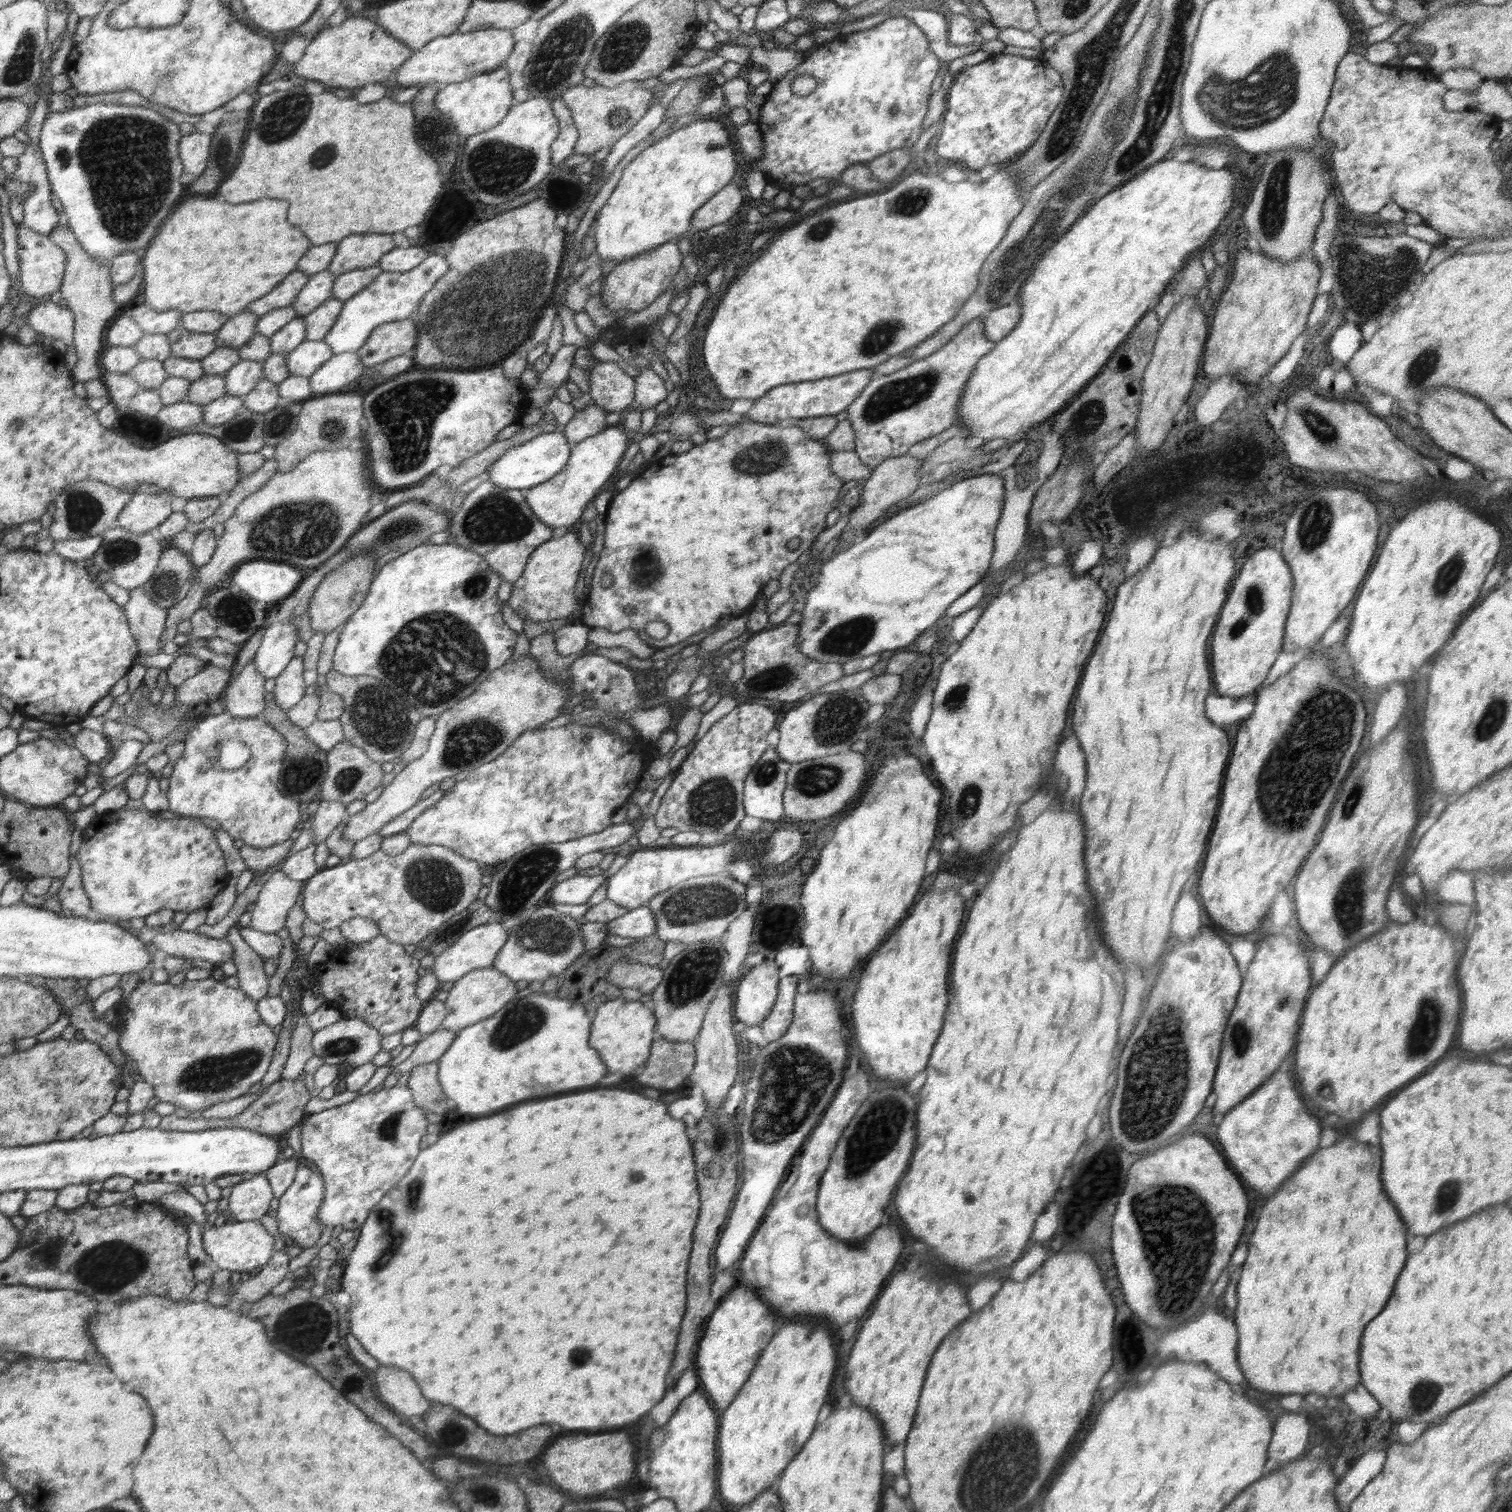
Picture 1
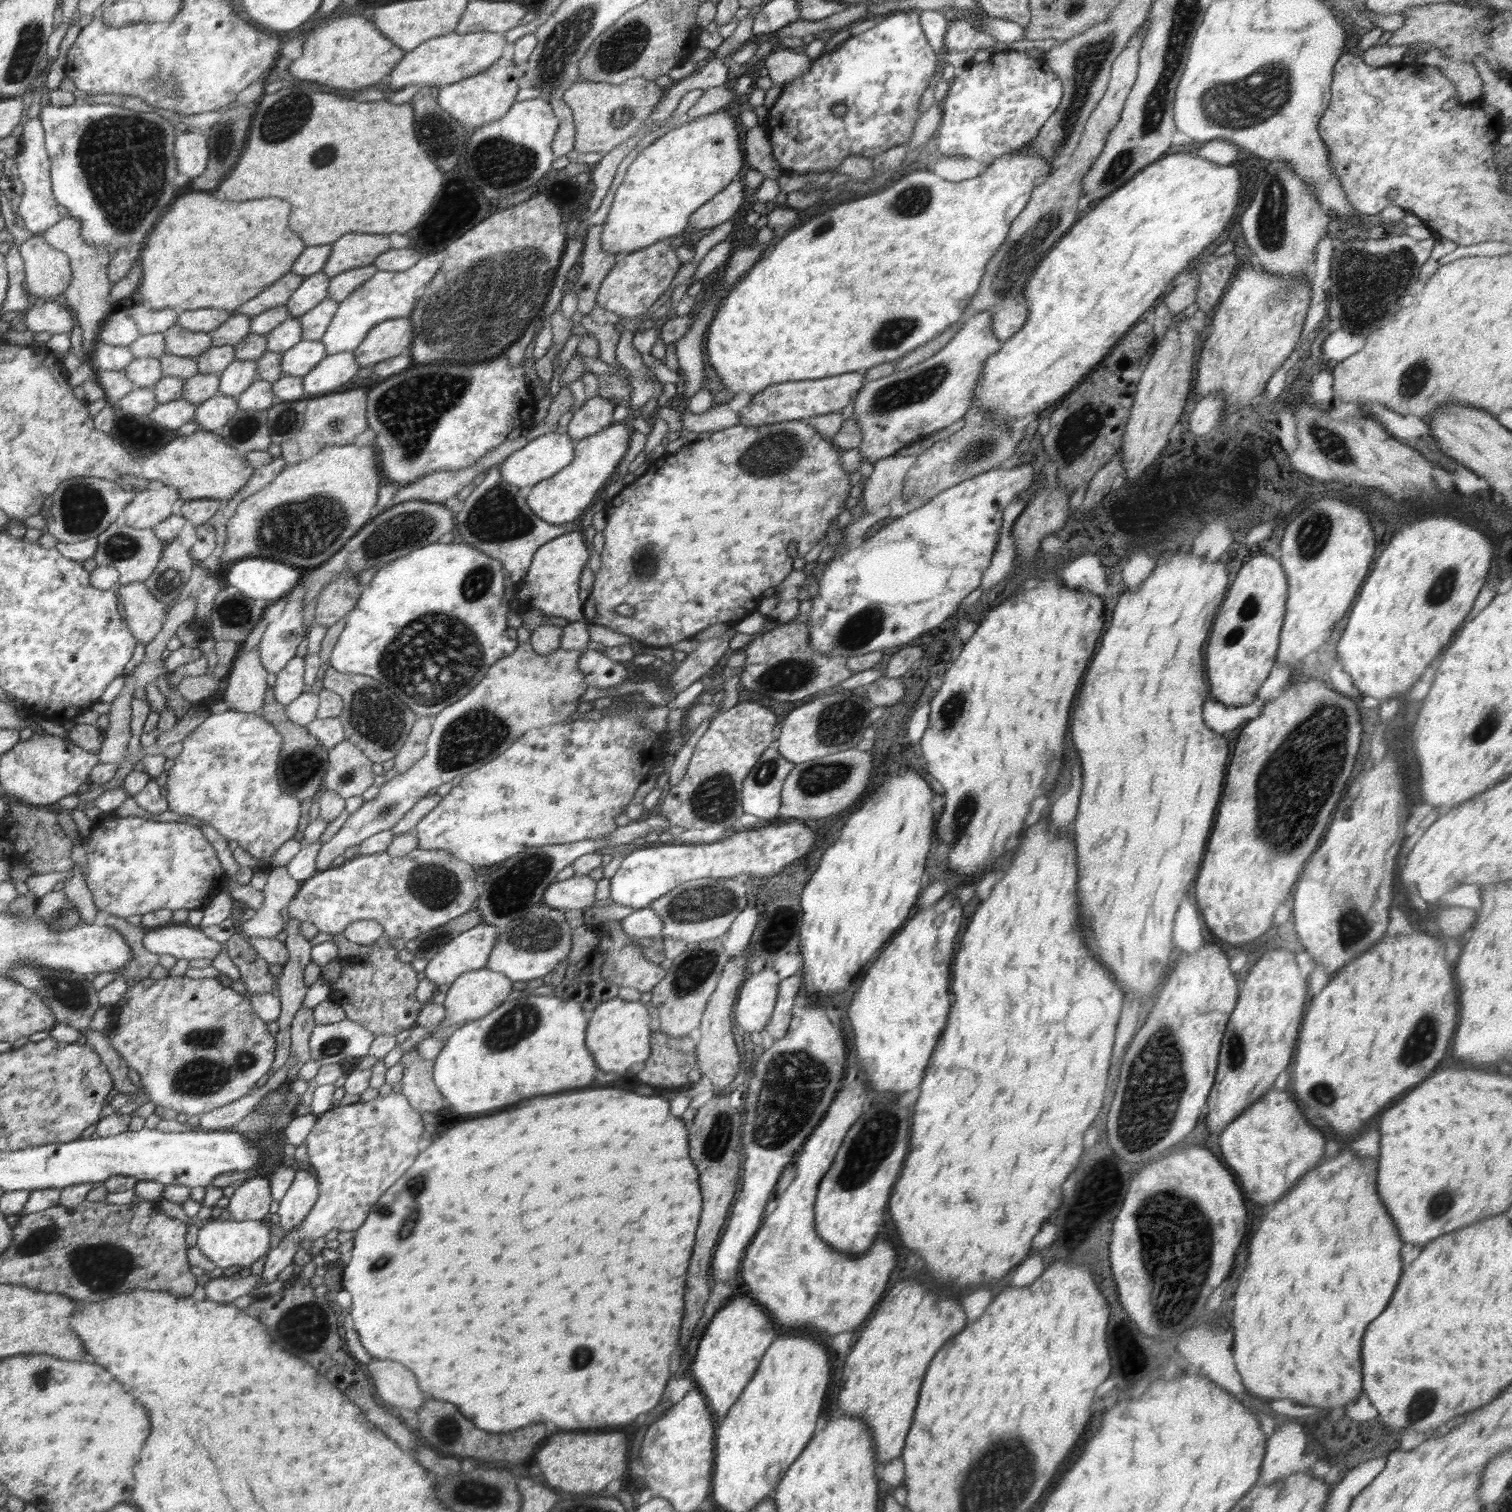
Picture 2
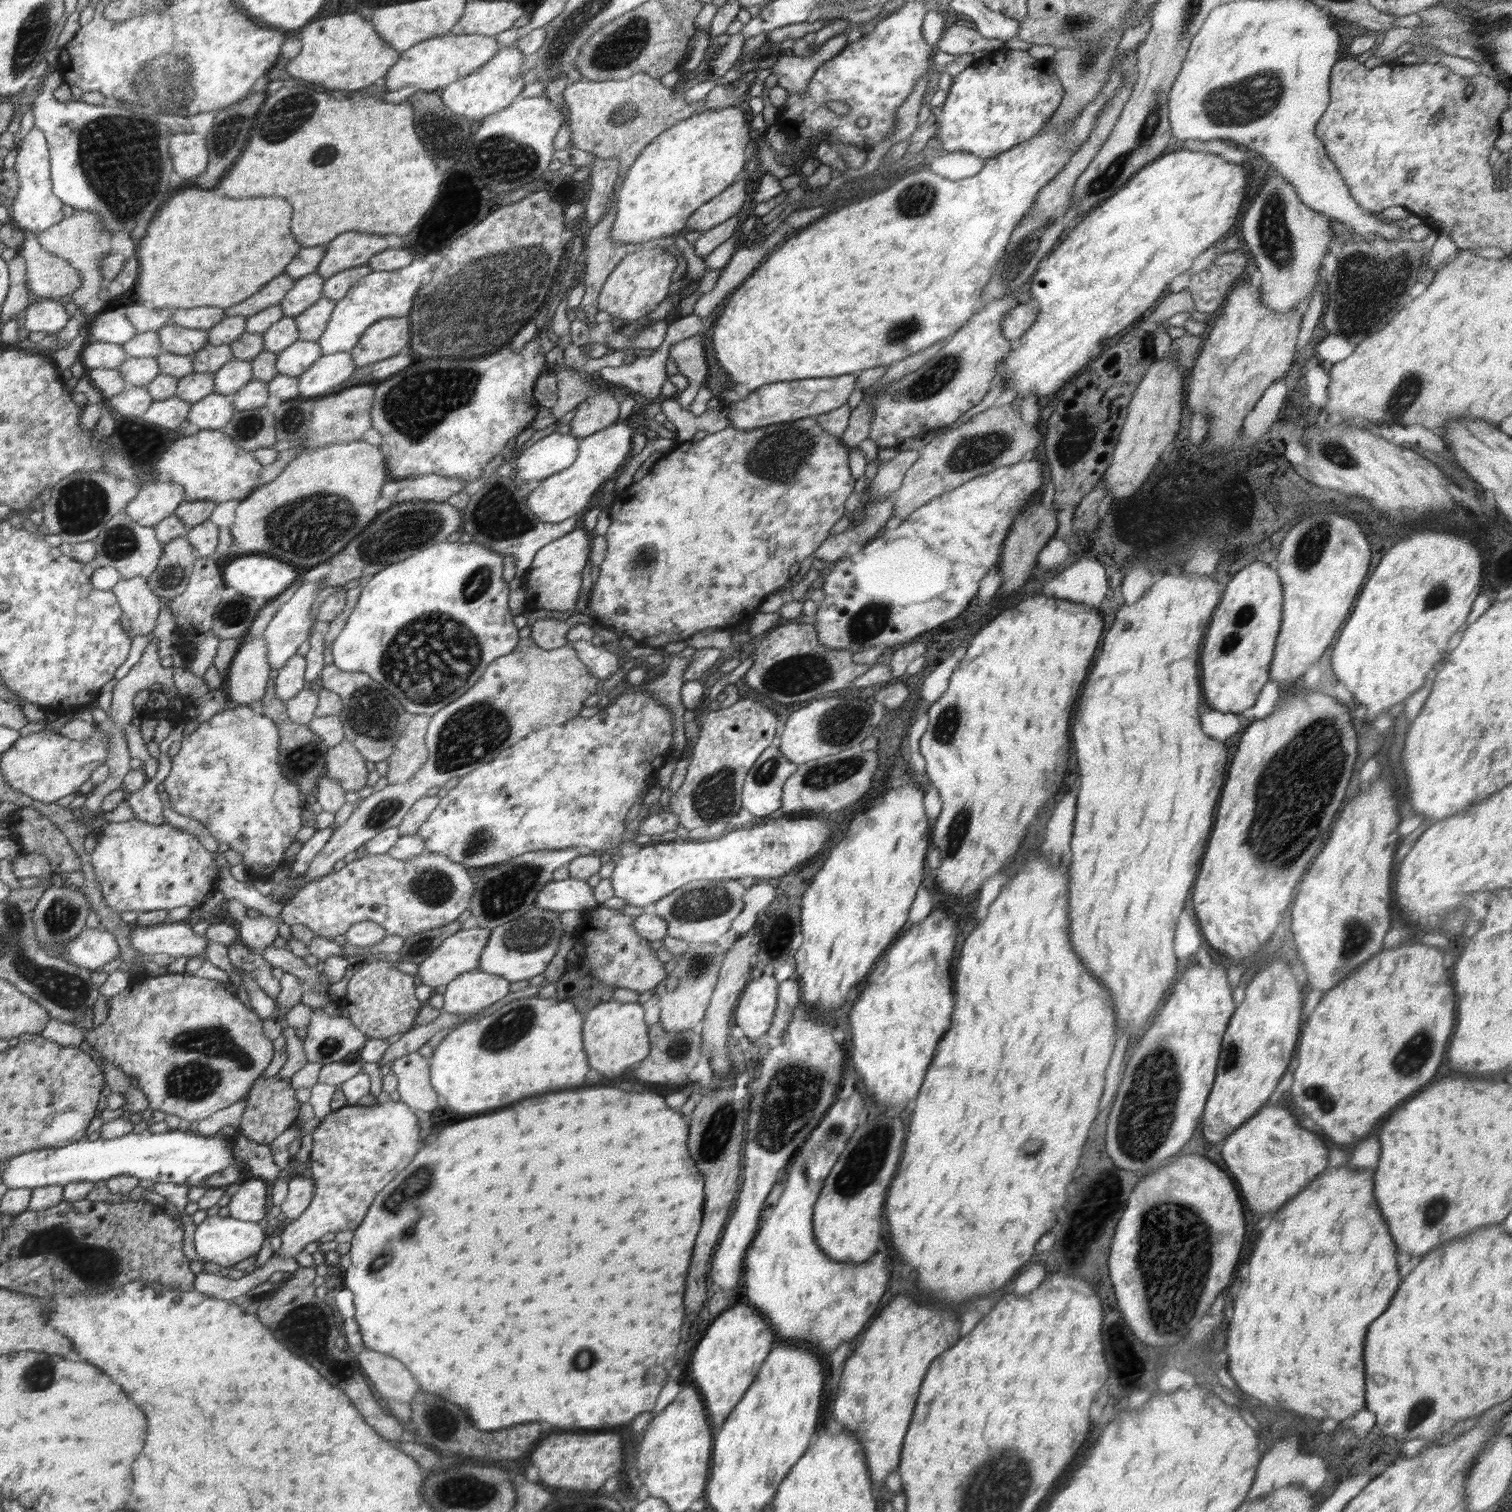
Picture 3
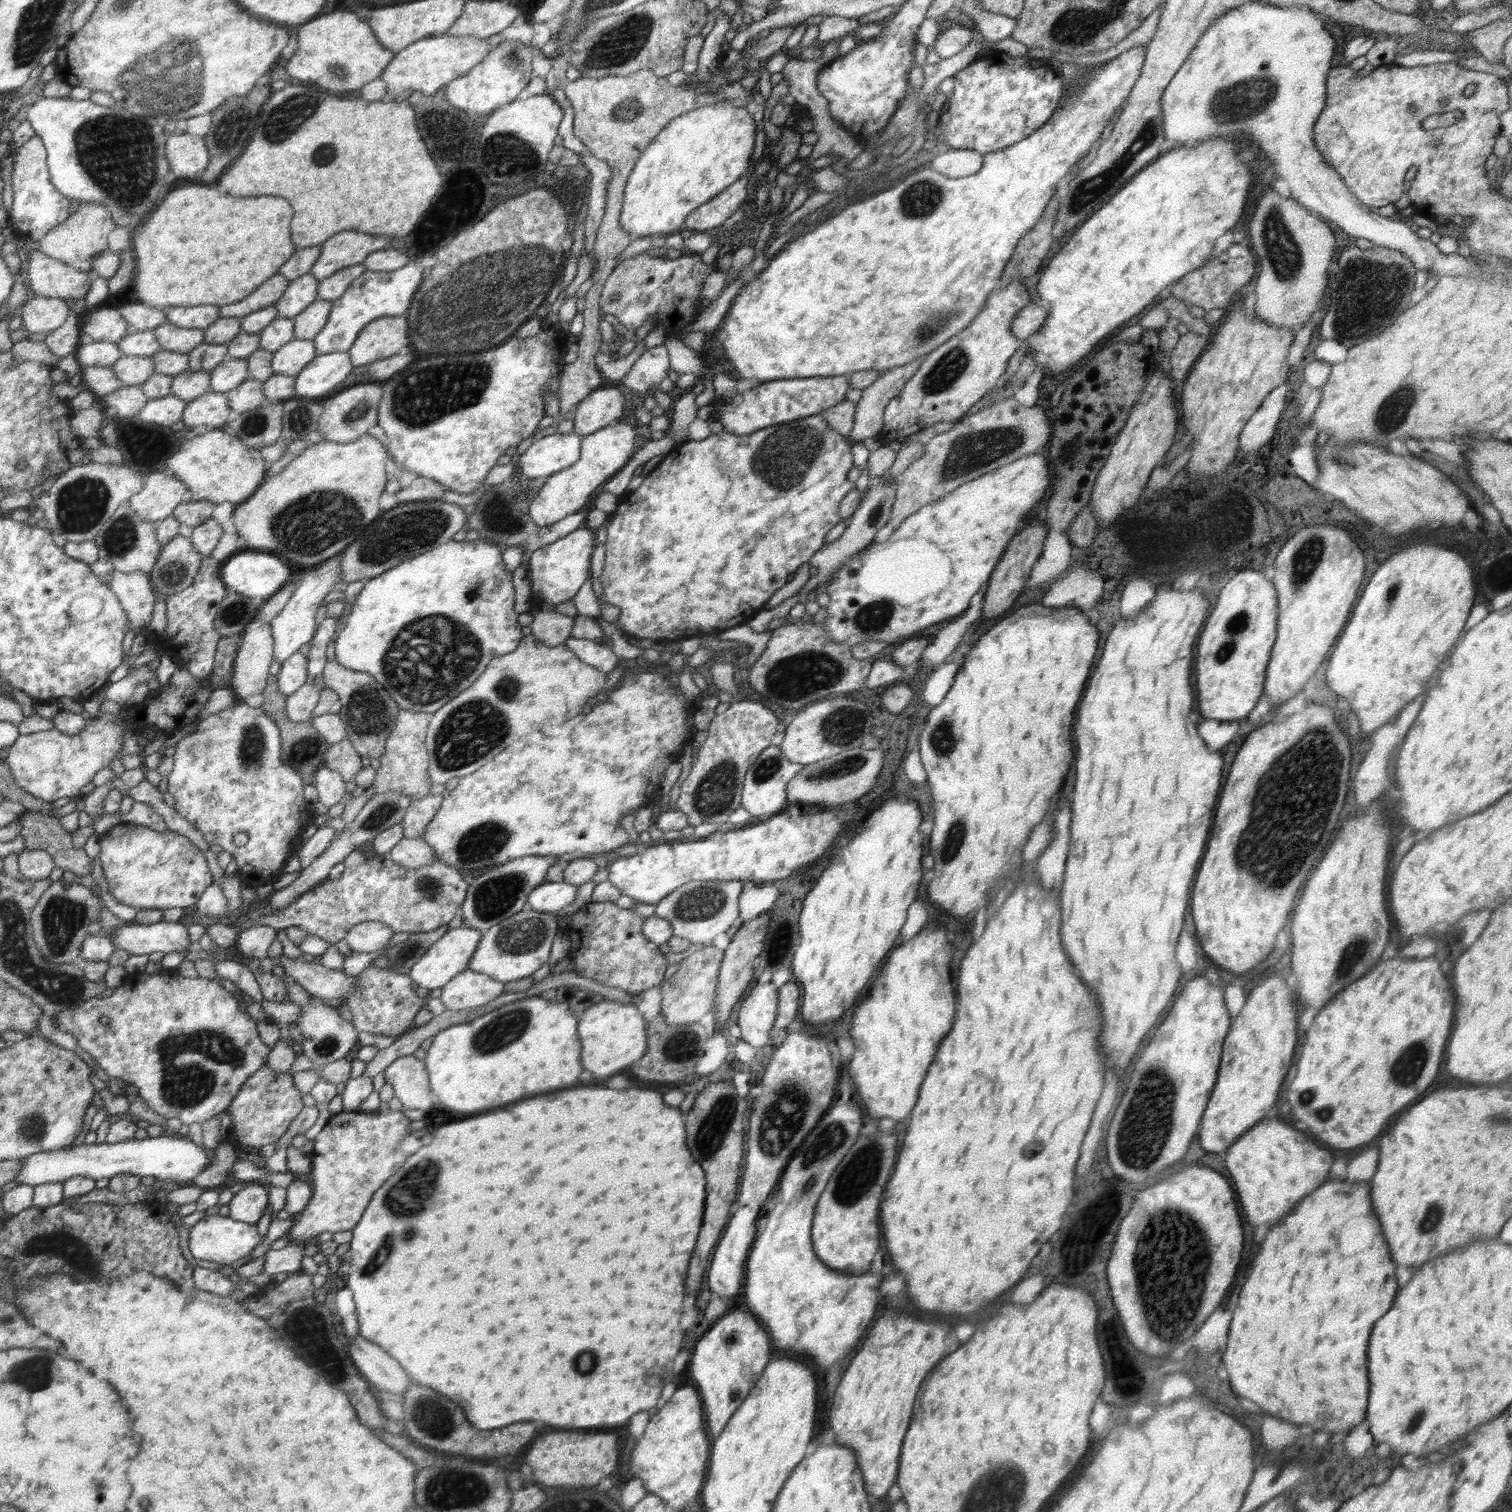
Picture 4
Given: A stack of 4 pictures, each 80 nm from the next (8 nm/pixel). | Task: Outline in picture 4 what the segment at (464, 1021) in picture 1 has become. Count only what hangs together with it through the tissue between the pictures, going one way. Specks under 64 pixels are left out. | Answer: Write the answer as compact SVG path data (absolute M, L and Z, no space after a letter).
M463 970L458 977L451 978L442 988L440 1000L448 1010L461 1011L482 1006L506 992L504 982L487 974Z

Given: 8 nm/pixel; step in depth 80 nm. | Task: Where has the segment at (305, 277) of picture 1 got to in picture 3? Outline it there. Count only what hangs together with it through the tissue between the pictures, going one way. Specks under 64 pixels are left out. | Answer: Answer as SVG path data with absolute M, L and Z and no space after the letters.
M286 272L264 285L254 296L248 297L246 301L239 302L224 309L226 317L252 316L265 308L278 305L280 301L294 288L296 278L292 278Z

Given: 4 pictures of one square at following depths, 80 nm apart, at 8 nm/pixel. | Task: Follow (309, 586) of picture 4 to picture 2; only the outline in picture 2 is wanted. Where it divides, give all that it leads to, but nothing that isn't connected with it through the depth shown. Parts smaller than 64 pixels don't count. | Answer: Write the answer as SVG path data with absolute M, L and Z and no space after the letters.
M300 594L298 600L288 600L282 615L266 628L258 644L258 650L261 663L268 672L278 674L296 656L296 648L306 636L304 620L302 620L302 608L304 608L304 600Z

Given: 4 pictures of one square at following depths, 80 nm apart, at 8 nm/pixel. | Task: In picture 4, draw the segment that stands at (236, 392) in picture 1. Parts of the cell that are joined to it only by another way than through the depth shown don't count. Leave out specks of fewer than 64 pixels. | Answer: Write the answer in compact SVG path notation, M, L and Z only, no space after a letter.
M226 359L210 372L209 390L212 392L227 393L234 387L240 386L246 381L247 362L246 359Z

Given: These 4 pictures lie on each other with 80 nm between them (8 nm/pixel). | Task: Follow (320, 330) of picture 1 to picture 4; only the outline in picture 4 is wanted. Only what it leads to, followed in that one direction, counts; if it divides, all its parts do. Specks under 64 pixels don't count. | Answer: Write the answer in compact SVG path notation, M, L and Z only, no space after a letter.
M320 298L308 305L302 313L293 318L293 338L312 341L317 332L326 324L332 305L330 300Z

